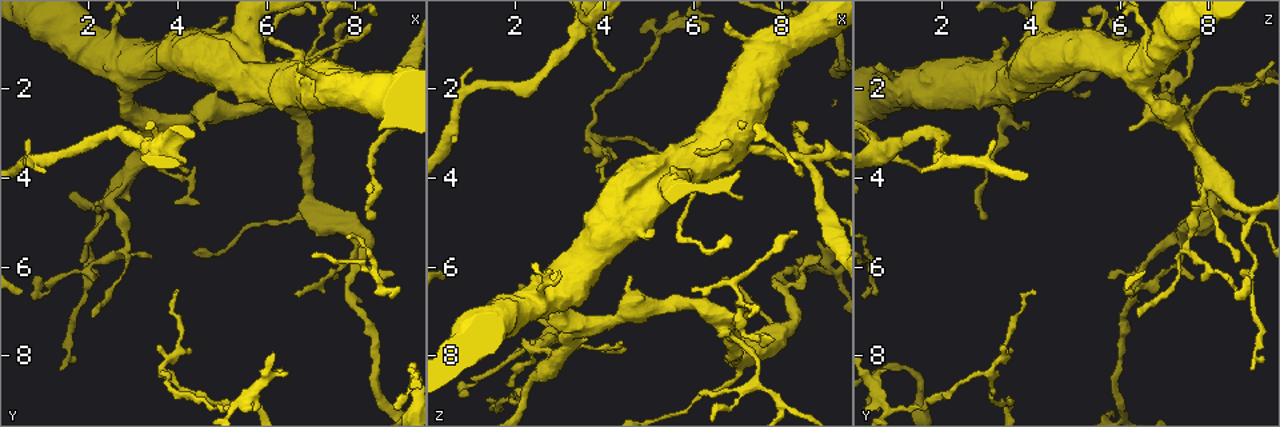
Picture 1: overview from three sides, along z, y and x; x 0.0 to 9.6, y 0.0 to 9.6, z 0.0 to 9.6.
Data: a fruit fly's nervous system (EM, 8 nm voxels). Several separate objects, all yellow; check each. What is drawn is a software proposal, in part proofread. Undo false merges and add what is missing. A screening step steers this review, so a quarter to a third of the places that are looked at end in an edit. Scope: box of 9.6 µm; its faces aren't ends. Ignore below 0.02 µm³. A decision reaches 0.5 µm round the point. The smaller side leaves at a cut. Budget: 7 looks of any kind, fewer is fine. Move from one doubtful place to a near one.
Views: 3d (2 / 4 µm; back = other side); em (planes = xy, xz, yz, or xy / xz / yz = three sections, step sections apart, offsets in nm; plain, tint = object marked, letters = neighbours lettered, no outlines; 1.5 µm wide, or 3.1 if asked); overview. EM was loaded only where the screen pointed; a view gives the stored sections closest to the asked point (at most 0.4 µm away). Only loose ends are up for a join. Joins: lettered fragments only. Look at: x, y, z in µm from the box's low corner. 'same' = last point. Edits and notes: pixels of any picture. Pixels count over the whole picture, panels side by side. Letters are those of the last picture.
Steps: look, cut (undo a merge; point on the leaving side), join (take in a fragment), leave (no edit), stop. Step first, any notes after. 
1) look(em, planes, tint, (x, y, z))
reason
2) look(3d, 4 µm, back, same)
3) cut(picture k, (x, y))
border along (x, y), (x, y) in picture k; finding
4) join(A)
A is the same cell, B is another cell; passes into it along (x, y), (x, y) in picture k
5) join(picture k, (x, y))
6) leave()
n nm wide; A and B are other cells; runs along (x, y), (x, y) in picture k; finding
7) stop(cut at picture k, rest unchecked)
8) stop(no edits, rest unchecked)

look(3d, 2 µm, (3.65, 8.40, 2.95))
arms part here

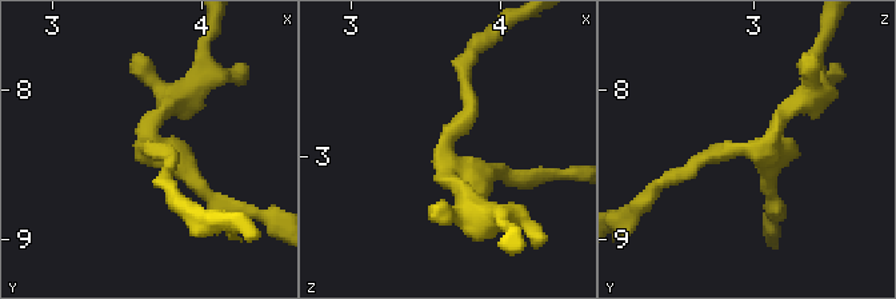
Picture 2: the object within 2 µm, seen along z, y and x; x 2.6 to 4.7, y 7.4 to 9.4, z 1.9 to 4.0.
look(em, xz, step 8, tint, (3.66, 8.44, 3.02))
need the tissue

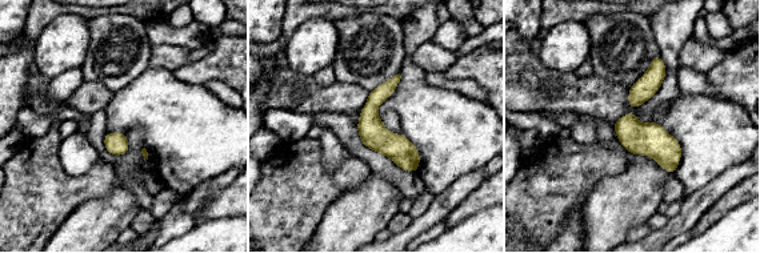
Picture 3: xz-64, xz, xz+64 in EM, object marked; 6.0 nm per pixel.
look(em, planes, letters, same)

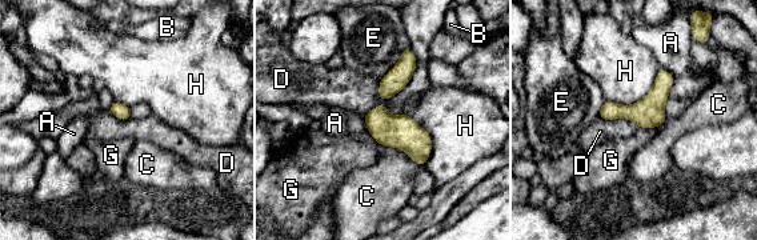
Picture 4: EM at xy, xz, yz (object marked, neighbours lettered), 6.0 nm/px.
leave()
A, B, C, D, E, G and H are other cells; border along (599, 118), (627, 118), (639, 127) in picture 4; one neuron here

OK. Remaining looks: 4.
look(3d, 4 µm, (4.25, 3.80, 1.60))
tapers out

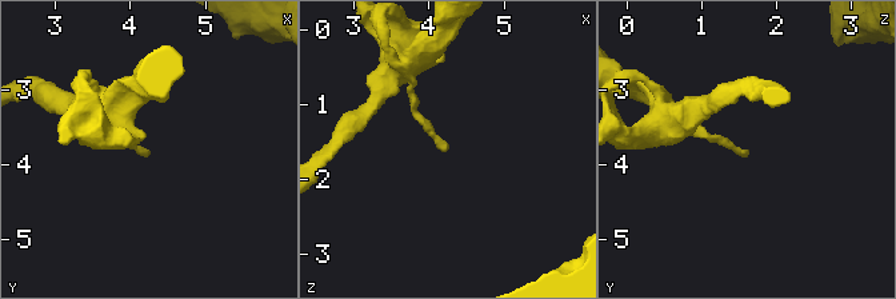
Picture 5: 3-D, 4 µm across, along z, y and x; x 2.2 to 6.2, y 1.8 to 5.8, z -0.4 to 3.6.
look(em, planes, letters, (4.25, 3.85, 1.60))
need the tissue

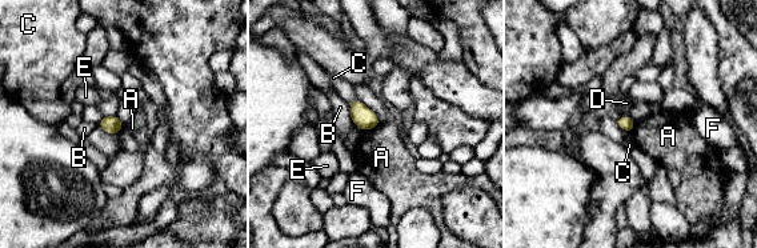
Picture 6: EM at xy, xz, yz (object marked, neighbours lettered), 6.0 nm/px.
leave()
90 nm wide; A, B, C, D, E and F are other cells; border along (380, 124), (364, 132) in picture 6; no lettered fragment goes on from it

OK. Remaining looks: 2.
stop(no edits, rest unchecked)

